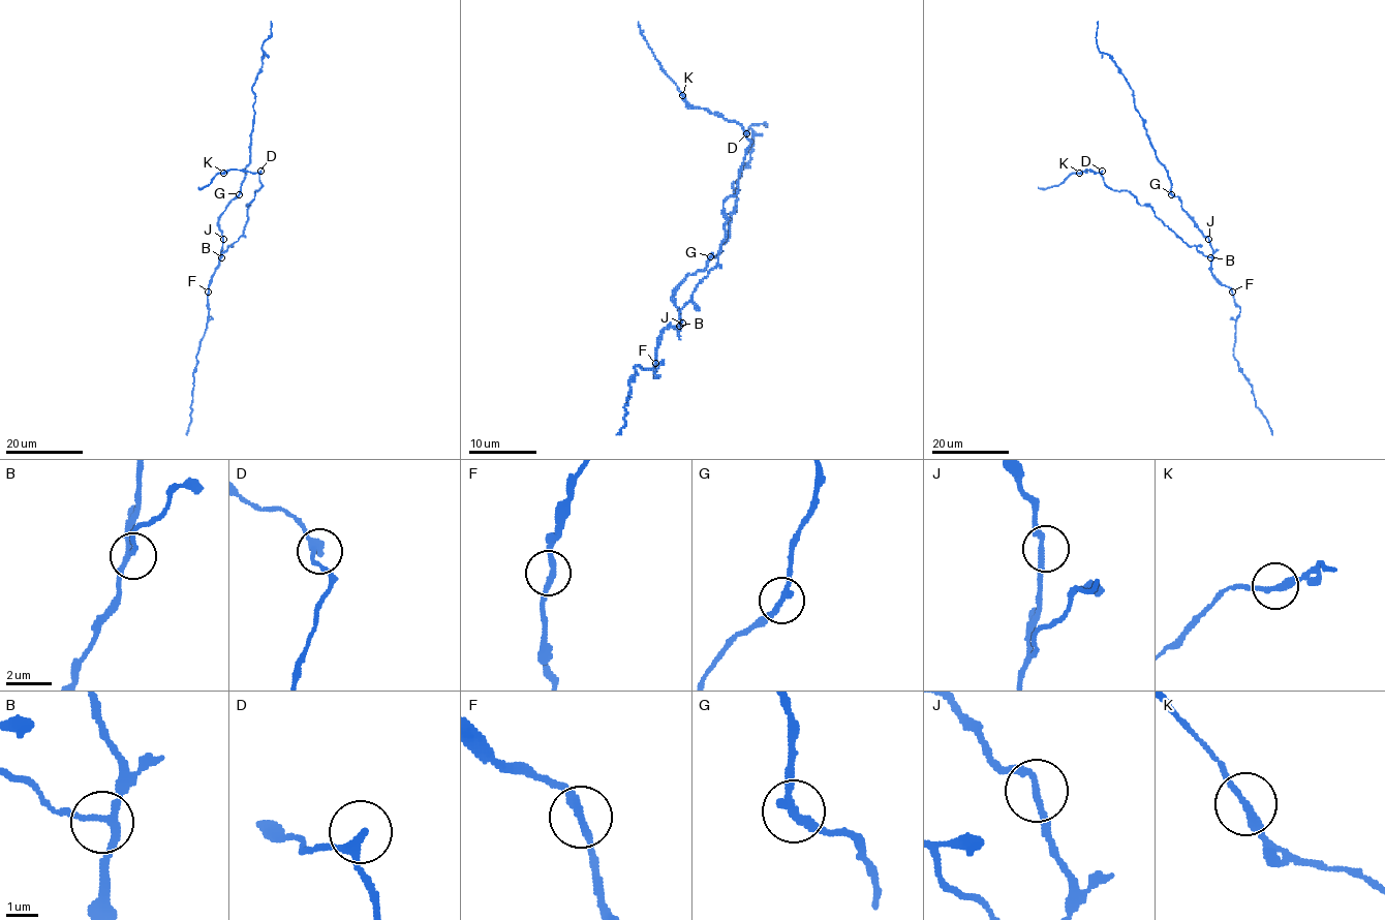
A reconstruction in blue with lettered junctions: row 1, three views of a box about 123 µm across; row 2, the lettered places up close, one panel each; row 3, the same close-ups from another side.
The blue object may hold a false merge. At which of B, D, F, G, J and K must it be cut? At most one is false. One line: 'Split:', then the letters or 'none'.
Split: none

